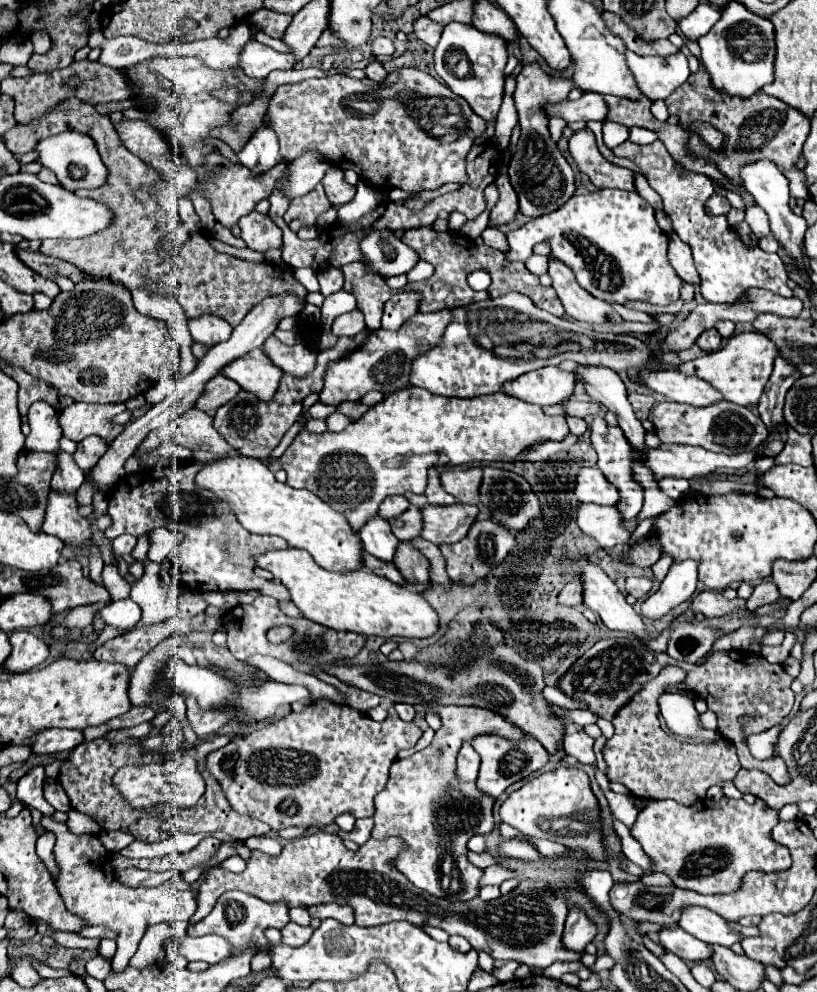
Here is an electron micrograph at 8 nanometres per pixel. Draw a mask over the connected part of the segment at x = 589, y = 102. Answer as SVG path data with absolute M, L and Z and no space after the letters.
M584 93L578 101L564 99L548 105L548 115L562 115L566 121L606 121L608 105L598 93Z

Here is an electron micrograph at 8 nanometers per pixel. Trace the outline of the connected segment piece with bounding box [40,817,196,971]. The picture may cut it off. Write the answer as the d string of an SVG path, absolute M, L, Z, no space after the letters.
M42 817L40 825L52 829L56 835L54 861L60 871L56 887L66 903L66 909L88 921L91 926L108 927L118 933L118 951L114 955L116 971L128 967L130 957L136 953L140 939L150 925L188 921L194 915L194 889L182 877L174 877L158 887L126 887L114 879L112 855L98 837L74 835L70 829L66 829L66 823L54 821L50 817Z

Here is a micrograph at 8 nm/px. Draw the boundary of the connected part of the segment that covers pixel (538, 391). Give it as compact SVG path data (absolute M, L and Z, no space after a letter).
M542 367L506 383L504 393L540 407L556 405L574 393L576 381L576 373L562 371L560 367Z

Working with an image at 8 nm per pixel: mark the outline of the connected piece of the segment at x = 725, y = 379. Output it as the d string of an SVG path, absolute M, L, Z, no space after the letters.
M740 333L734 335L722 349L706 353L704 357L698 357L694 361L688 361L680 365L678 371L686 375L698 375L710 385L714 385L728 401L750 407L758 403L772 373L776 355L778 355L776 345L772 345L772 341L768 341L768 337L764 337L762 333Z

